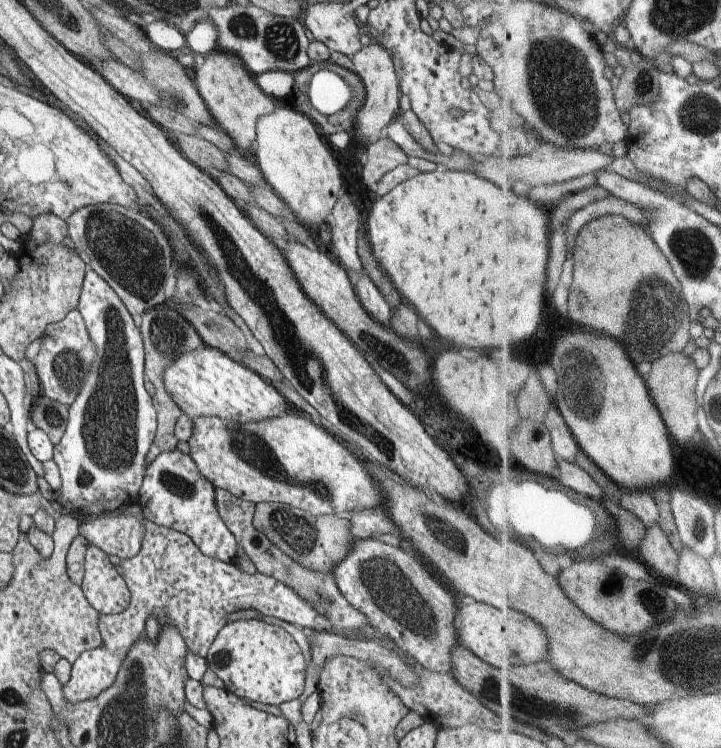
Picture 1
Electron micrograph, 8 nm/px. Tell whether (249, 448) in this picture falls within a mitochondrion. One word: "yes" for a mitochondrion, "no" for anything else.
yes

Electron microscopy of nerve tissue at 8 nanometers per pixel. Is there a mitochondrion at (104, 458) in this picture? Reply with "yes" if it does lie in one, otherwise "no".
yes

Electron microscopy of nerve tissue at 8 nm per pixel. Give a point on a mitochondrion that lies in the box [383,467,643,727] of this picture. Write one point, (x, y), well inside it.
(521, 704)

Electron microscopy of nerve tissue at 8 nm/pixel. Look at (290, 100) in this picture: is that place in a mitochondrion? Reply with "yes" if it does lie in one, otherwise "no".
no

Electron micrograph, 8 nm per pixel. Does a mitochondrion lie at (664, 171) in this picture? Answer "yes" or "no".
no

